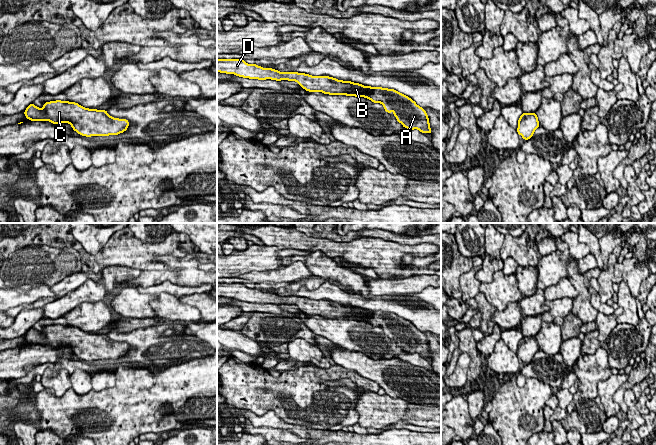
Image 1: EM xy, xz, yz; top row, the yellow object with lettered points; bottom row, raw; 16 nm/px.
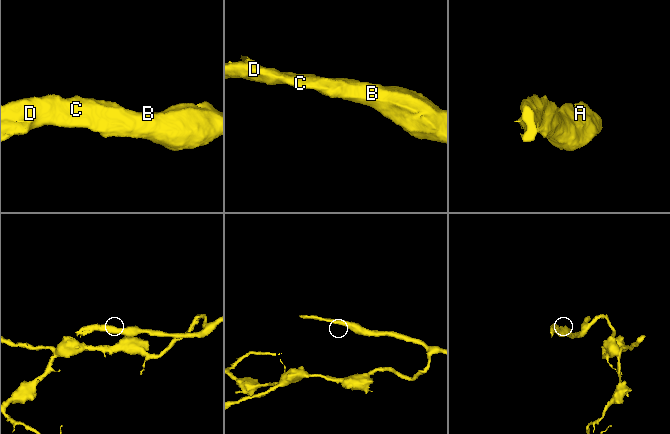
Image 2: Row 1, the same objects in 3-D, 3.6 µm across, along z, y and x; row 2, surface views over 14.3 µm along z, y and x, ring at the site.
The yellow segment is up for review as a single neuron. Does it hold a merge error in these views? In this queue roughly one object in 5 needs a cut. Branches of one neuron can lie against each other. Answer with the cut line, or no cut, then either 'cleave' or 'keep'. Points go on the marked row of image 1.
no cut | keep

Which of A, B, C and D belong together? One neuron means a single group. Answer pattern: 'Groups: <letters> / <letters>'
Groups: A B C D

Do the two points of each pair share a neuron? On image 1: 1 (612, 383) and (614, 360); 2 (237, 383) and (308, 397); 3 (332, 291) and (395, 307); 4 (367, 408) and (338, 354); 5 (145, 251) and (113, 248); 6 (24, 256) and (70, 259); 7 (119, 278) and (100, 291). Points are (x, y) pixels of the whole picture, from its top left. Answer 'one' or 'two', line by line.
1: two
2: one
3: one
4: two
5: one
6: one
7: one

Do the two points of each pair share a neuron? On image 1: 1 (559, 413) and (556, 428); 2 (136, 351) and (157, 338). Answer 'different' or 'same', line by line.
1: same
2: same

